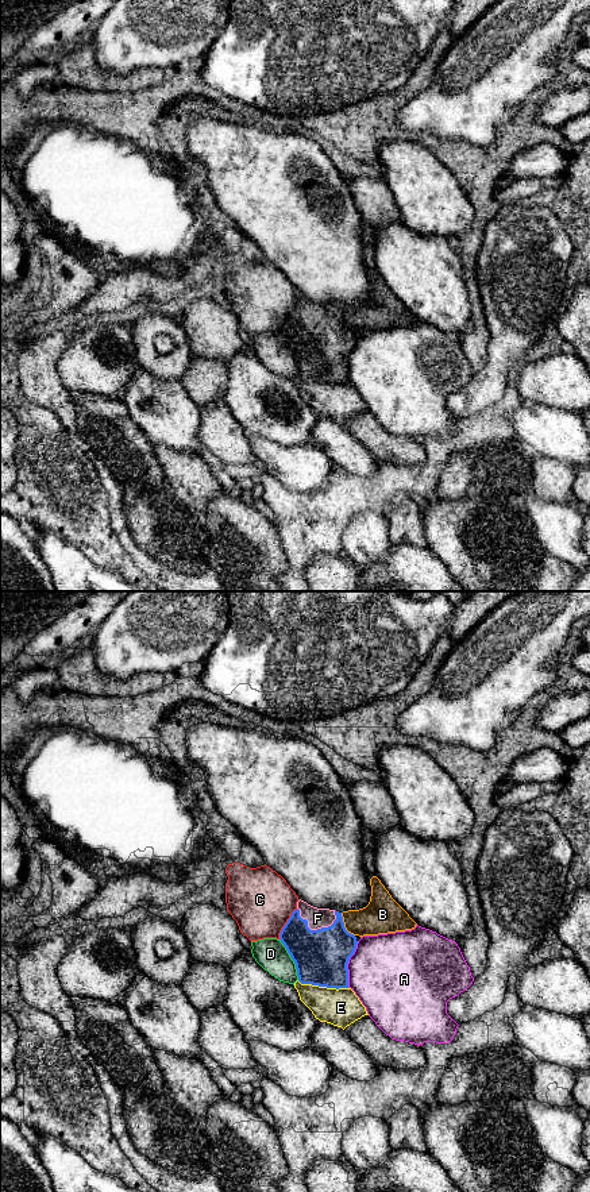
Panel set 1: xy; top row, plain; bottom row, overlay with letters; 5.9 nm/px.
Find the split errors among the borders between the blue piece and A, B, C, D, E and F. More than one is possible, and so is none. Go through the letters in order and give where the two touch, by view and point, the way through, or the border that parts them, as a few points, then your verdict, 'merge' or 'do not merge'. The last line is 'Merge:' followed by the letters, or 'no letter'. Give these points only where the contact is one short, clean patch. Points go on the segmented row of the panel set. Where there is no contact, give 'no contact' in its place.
A: contact xy (347, 963); do not merge
B: contact xy (343, 925); border xy (340, 913), (343, 926), (354, 936); do not merge
C: contact xy (285, 924); do not merge
D: contact xy (292, 959); do not merge
E: contact xy (323, 986); do not merge
F: contact xy (312, 930); merge
Merge: F

